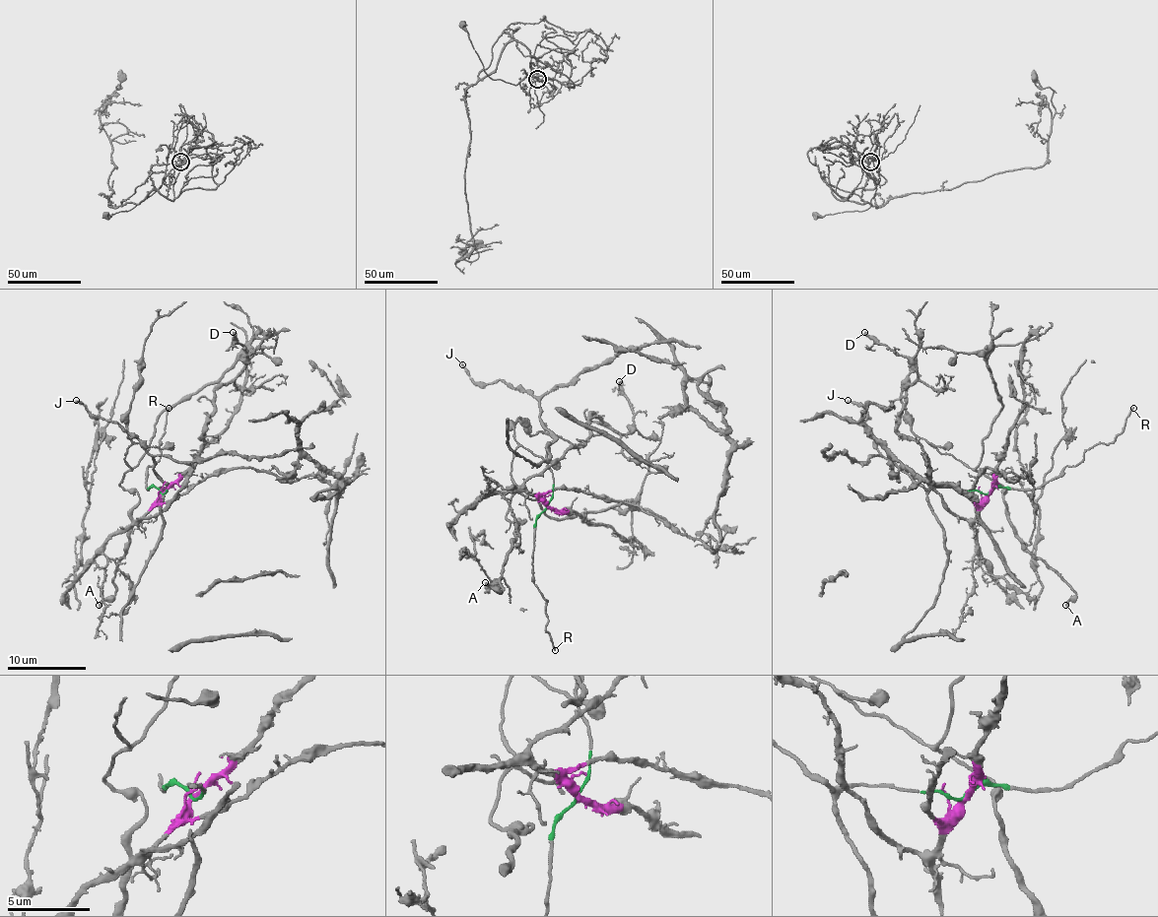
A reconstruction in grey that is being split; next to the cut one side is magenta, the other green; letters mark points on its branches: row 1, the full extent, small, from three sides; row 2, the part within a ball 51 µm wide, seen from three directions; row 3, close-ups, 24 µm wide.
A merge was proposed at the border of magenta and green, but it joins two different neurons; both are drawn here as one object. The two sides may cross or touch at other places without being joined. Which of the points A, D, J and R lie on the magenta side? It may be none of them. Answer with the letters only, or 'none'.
A, D

